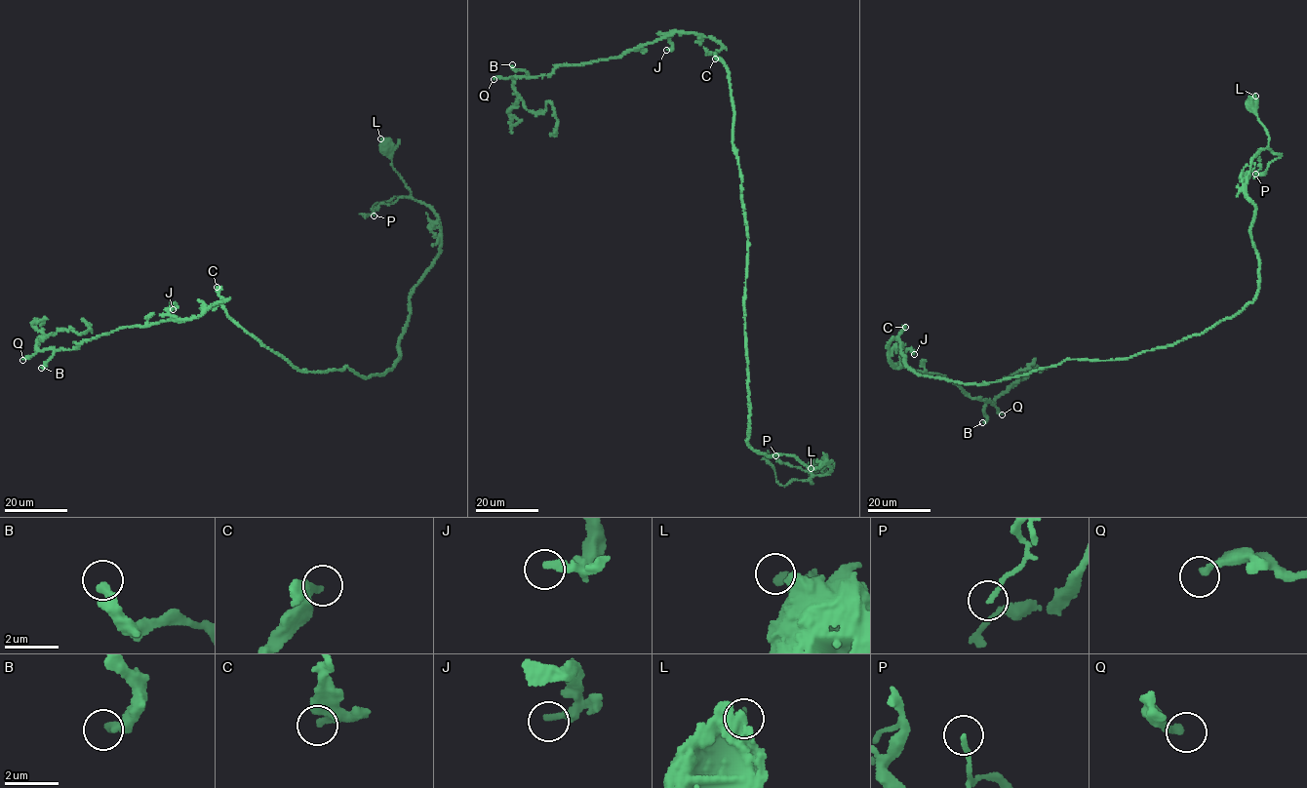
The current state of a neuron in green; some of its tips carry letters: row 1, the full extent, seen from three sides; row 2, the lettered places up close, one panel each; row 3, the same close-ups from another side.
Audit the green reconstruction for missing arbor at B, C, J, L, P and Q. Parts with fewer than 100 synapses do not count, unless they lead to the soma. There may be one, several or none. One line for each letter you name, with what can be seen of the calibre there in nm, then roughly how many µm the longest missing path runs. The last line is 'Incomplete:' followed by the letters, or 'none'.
Incomplete: none

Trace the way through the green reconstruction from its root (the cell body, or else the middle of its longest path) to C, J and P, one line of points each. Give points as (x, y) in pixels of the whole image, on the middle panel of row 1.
C: (741, 182), (737, 153), (733, 145), (734, 113), (730, 74), (715, 55), (716, 52), (715, 59)
J: (741, 182), (730, 74), (715, 55), (722, 46), (712, 37), (673, 32), (666, 35), (671, 44), (666, 50)
P: (741, 182), (747, 442), (832, 470), (812, 476), (775, 455)

